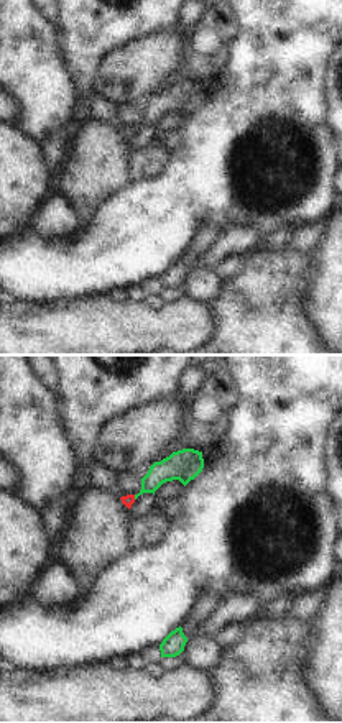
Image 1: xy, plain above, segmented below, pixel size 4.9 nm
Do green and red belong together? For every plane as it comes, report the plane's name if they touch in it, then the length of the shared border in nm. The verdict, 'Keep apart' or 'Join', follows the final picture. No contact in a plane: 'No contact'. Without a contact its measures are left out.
Touches green in xy. Shared border 30 nm.

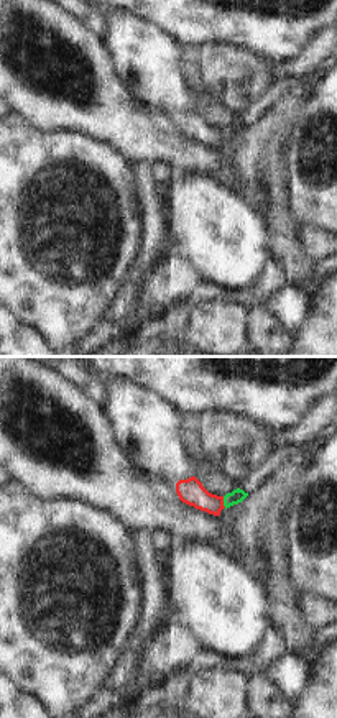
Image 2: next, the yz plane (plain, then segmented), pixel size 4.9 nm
Touches green in yz. Shared border 60 nm.

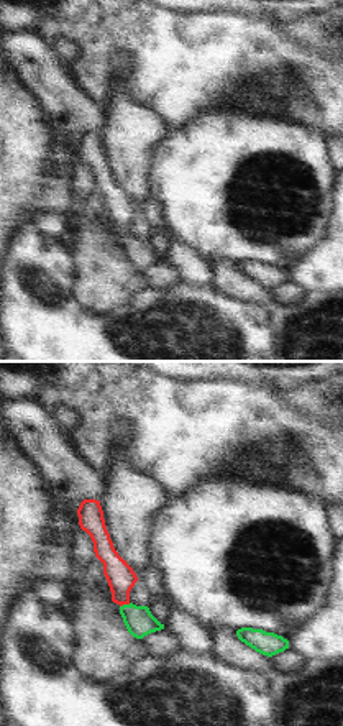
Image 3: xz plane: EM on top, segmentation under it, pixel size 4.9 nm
Touches green in xz. Shared border 60 nm.

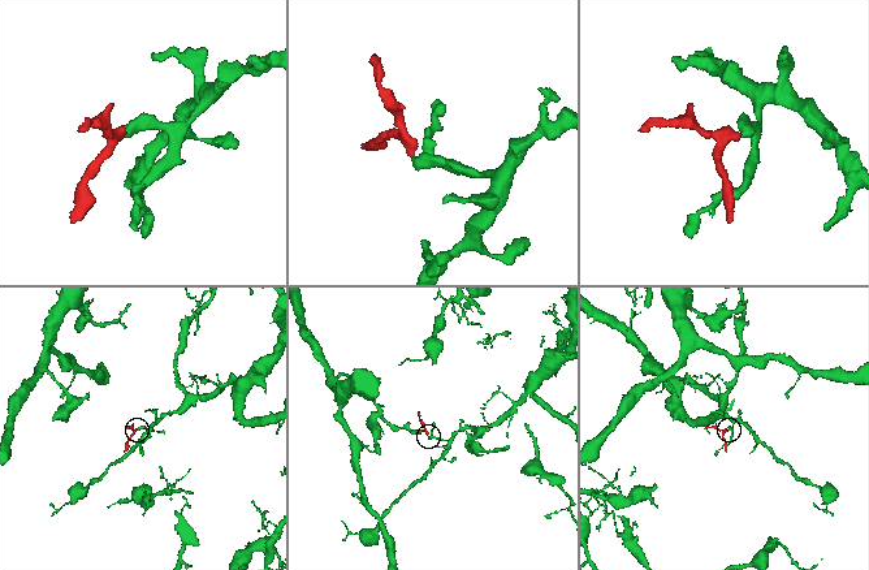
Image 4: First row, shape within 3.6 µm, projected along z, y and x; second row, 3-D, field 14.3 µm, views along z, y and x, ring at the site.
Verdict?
Join.

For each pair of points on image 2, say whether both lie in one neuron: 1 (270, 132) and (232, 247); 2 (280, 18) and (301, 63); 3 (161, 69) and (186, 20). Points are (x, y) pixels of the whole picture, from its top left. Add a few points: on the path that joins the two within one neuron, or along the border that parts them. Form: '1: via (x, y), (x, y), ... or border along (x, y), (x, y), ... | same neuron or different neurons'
1: border along (235, 193), (260, 216) | different neurons
2: border along (319, 30), (295, 58), (280, 63) | different neurons
3: border along (143, 18), (163, 30), (181, 48) | different neurons

